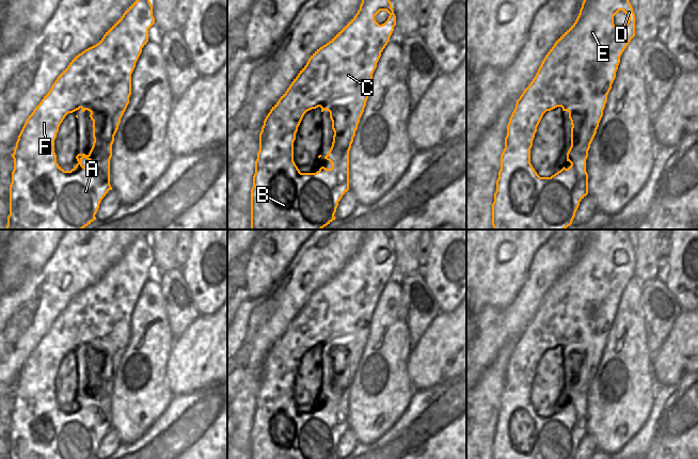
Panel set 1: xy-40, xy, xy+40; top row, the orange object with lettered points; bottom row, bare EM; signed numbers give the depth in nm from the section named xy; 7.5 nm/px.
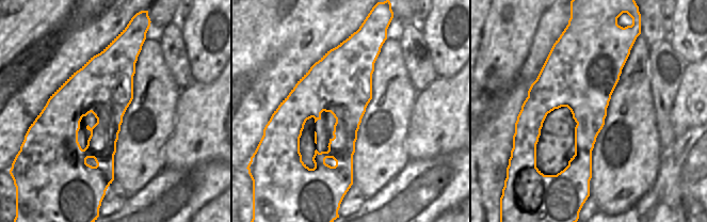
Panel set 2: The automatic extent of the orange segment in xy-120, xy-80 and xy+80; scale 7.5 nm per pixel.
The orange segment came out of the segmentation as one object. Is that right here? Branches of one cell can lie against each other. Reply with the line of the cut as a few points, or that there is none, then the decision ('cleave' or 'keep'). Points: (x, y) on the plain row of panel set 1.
cut none; keep

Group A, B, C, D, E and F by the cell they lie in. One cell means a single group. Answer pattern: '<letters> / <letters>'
A B C D E F

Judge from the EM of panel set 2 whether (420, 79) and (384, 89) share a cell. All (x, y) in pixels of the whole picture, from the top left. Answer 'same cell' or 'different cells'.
different cells

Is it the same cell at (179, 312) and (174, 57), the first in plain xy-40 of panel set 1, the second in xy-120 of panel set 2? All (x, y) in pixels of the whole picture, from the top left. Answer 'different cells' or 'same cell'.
same cell

